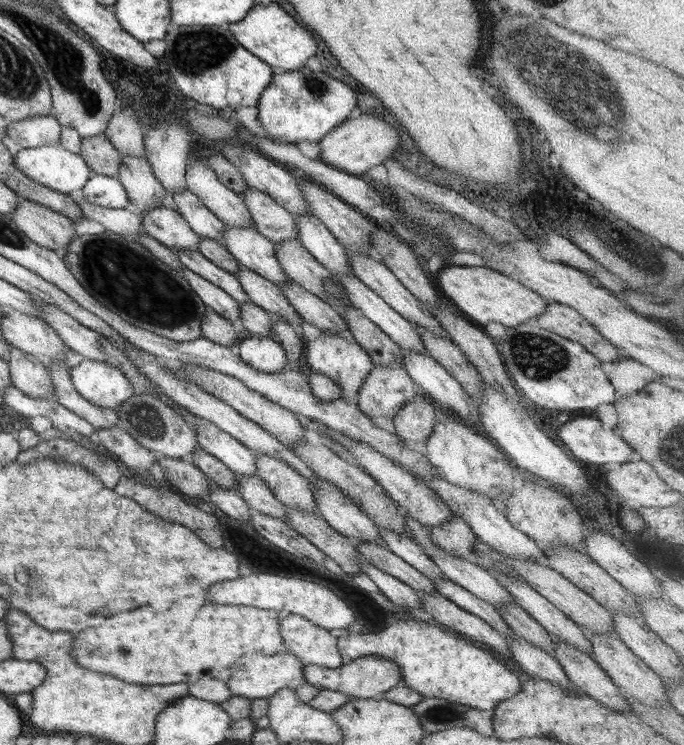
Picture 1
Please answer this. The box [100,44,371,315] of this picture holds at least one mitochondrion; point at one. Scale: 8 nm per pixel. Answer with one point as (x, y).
(316, 87)

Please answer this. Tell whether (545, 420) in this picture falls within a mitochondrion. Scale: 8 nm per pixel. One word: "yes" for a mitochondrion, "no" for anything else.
no

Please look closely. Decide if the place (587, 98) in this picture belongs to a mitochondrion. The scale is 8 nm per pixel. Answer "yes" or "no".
yes

